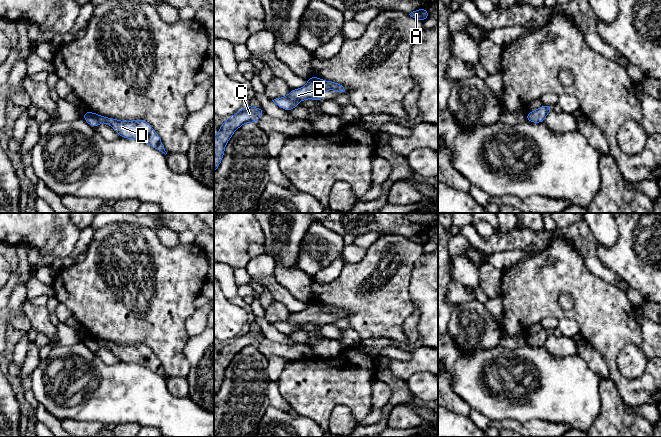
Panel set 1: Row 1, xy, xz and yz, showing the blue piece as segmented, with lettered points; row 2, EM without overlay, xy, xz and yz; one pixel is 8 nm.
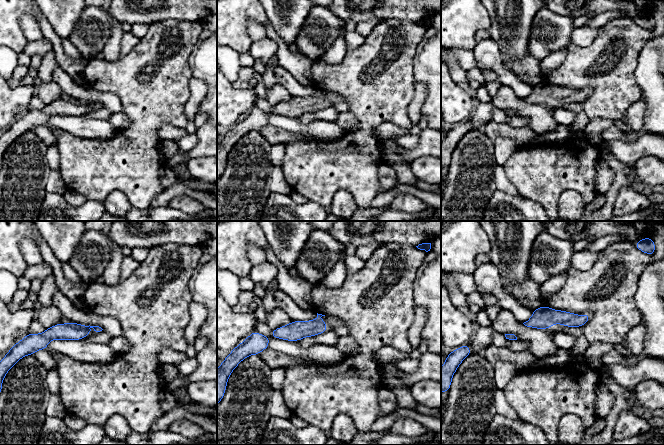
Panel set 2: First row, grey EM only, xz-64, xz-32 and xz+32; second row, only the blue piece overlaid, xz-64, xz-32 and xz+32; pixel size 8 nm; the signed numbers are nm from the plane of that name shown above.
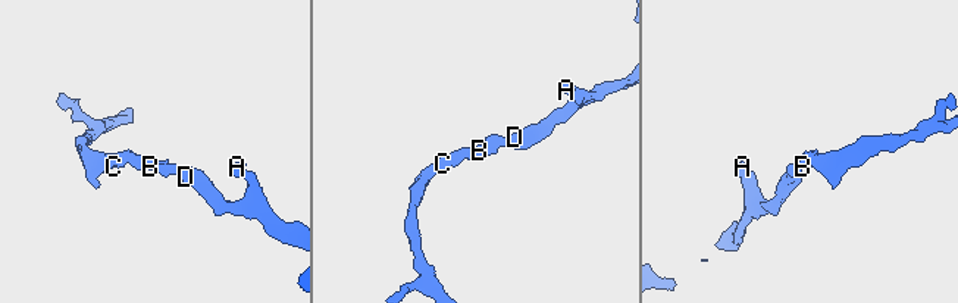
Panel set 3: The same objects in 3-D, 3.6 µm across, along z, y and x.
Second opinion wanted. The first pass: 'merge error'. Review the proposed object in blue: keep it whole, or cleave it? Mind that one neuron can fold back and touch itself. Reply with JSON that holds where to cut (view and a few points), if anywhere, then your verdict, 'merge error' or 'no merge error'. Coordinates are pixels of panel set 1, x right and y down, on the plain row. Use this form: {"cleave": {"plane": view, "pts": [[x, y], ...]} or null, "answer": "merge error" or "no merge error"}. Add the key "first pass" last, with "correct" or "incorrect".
{"cleave": null, "answer": "no merge error", "first pass": "incorrect"}

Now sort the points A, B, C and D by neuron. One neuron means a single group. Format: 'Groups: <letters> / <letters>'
Groups: A B C D

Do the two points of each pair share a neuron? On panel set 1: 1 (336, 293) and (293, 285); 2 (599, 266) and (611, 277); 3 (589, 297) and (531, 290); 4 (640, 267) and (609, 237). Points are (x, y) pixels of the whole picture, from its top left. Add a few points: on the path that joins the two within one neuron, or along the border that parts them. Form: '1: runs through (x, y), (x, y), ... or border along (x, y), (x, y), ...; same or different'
1: border along (313, 280), (311, 283), (312, 299); different
2: runs through (602, 269), (608, 275); same
3: runs through (575, 286), (545, 286); same
4: border along (617, 223), (617, 241), (609, 247), (602, 246); different

